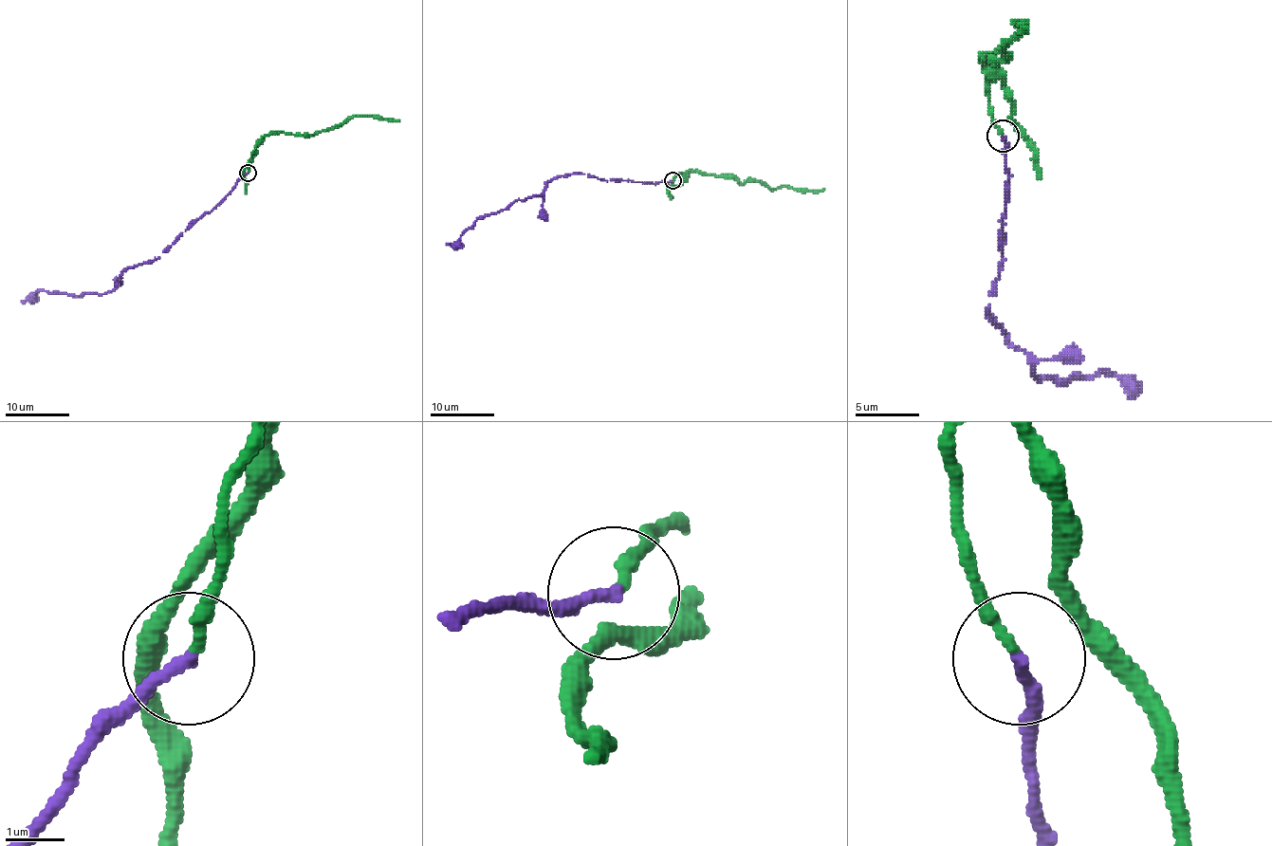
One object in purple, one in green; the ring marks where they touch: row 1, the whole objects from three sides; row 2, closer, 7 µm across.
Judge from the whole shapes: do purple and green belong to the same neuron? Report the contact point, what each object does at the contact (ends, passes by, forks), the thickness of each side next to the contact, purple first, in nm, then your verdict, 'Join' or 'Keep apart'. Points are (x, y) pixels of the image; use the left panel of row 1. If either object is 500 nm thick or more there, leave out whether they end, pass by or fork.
Place: (248, 173). At the ring purple ends. At the ring green ends. Thickness 220 nm (purple) against 200 nm. Join

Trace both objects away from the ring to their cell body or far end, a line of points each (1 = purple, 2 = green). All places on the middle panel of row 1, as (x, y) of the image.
1: (672, 180), (644, 183), (584, 174), (554, 177), (541, 194), (515, 199), (480, 217), (455, 241), (446, 243)
2: (672, 180), (676, 174), (693, 172), (732, 175), (741, 183), (758, 182), (771, 188), (824, 188)

